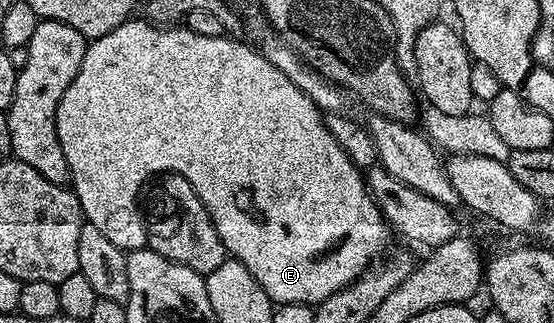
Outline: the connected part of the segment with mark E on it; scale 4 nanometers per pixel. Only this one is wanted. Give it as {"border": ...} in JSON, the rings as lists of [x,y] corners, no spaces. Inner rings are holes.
{"border":[[[131,19],[125,21],[116,31],[108,31],[108,35],[93,38],[87,44],[84,63],[80,63],[80,71],[76,71],[76,79],[64,91],[64,95],[58,104],[56,111],[56,127],[60,147],[64,147],[64,159],[68,159],[70,168],[70,185],[82,208],[83,218],[89,224],[100,227],[116,247],[125,250],[128,243],[134,237],[134,225],[130,220],[134,217],[134,204],[139,204],[140,194],[144,186],[151,180],[152,175],[163,173],[179,173],[196,191],[196,195],[204,203],[212,223],[216,227],[216,235],[224,243],[229,256],[233,260],[244,263],[248,271],[252,271],[252,279],[264,287],[264,291],[270,300],[278,305],[291,305],[300,303],[317,307],[327,301],[338,291],[357,281],[366,272],[372,259],[389,243],[392,238],[392,230],[382,218],[378,210],[378,204],[374,202],[370,194],[370,186],[366,184],[363,170],[354,165],[349,155],[336,143],[336,139],[328,131],[323,110],[284,71],[280,71],[268,59],[262,56],[257,48],[249,49],[238,41],[229,41],[226,35],[209,37],[208,35],[196,35],[191,29],[185,27],[163,27],[149,20]]]}

